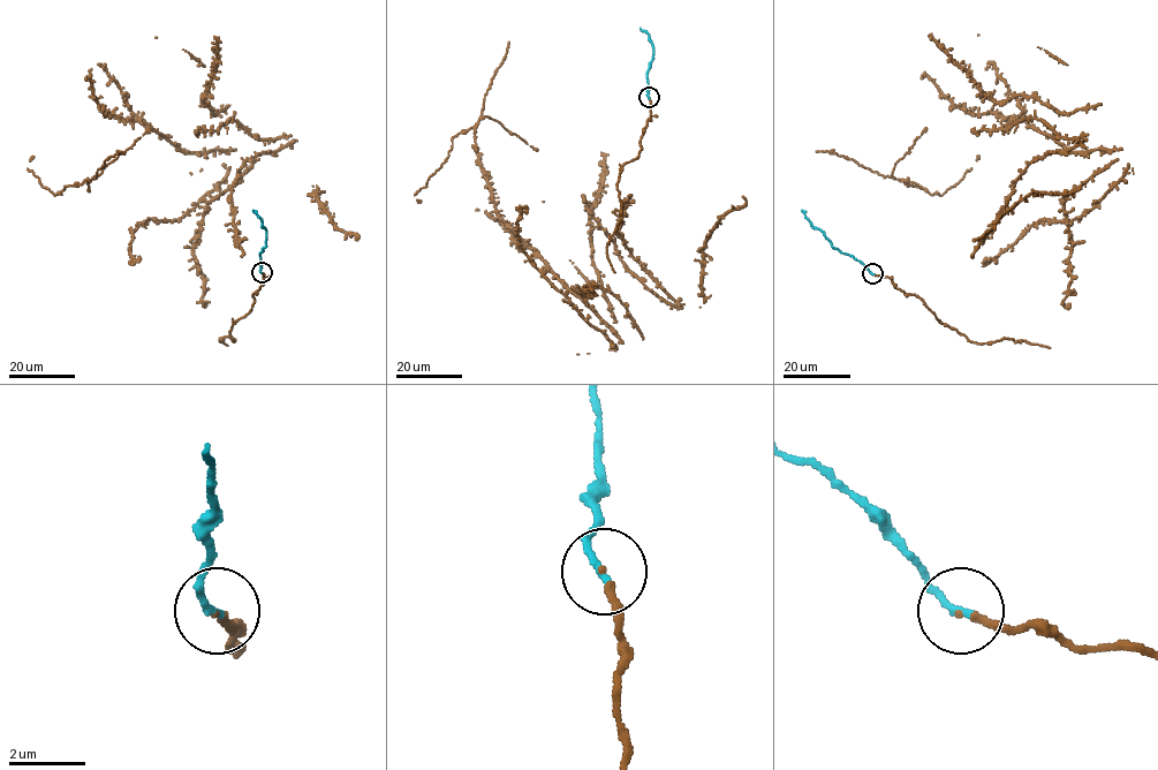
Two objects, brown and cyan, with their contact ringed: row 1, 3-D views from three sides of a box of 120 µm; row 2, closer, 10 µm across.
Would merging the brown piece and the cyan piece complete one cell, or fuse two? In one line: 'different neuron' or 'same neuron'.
same neuron

